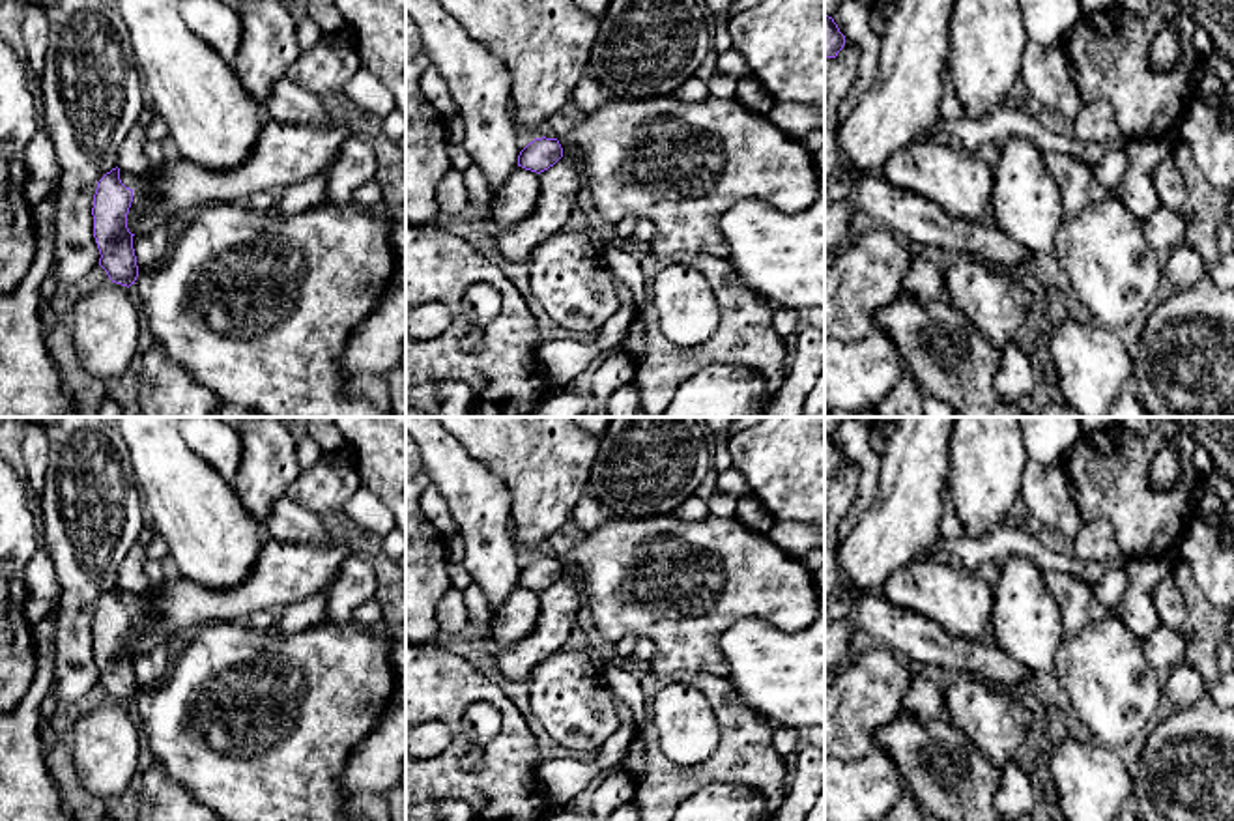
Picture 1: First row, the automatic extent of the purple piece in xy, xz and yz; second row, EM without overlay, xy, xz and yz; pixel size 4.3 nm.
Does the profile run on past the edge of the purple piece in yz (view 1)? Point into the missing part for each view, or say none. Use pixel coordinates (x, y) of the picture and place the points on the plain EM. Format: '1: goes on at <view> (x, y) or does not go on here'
1: does not go on here

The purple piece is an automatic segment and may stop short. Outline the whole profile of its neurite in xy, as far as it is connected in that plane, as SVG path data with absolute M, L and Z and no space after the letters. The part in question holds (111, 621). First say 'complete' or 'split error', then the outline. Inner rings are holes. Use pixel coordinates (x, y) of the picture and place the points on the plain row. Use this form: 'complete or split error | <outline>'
split error | M118 585L97 600L92 634L99 684L112 701L135 705L153 761L196 800L224 821L370 821L344 812L352 795L340 785L340 776L353 748L395 703L396 681L389 643L357 623L322 621L286 638L275 638L251 625L237 627L234 621L208 623L174 653L166 675L140 692L133 668L135 653L127 647L131 621L133 608L122 602Z

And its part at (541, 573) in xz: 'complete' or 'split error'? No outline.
split error

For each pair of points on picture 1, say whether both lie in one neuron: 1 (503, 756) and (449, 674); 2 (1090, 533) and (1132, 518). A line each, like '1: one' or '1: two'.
1: one
2: two

